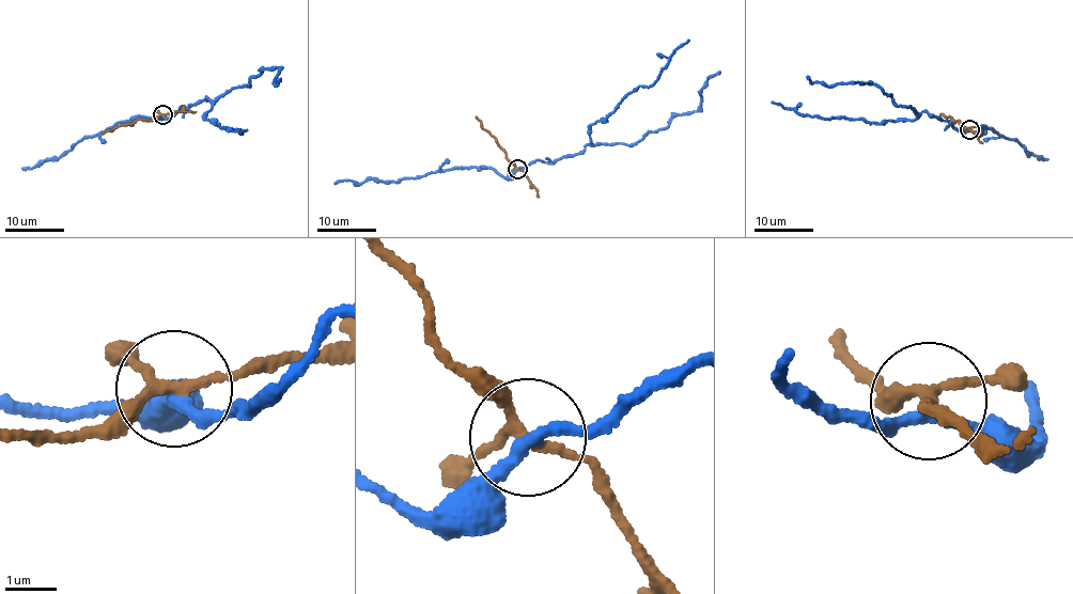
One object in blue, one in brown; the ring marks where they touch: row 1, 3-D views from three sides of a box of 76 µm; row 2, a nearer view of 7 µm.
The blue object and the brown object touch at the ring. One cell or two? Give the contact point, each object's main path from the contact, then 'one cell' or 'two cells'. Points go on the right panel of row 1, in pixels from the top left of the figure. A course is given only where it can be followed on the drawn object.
(969, 129) | blue via (968, 129), (964, 133), (954, 123), (921, 112), (917, 115), (868, 82), (826, 86), (807, 76) | brown via (968, 129), (961, 126), (959, 121), (941, 113) | two cells

